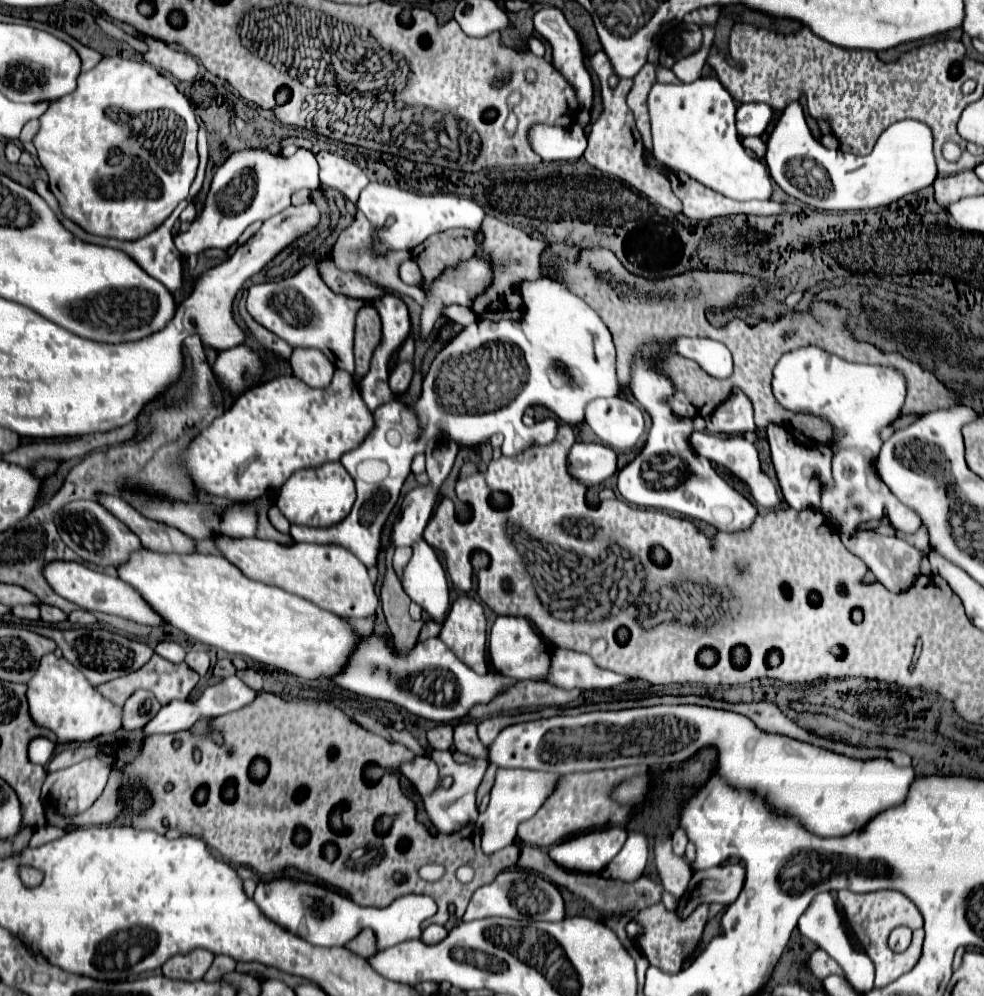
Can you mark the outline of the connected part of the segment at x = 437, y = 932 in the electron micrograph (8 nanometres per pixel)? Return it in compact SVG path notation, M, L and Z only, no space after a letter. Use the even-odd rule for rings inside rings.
M430 925L430 927L426 927L424 931L422 931L422 941L424 943L428 943L428 945L434 945L434 943L438 943L438 941L442 941L444 937L448 935L448 931L442 927L442 925Z

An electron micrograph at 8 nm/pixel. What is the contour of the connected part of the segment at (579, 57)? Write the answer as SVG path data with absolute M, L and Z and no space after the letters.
M544 7L540 11L534 13L532 17L532 23L534 23L534 29L536 33L546 39L552 47L552 65L566 77L566 81L570 81L572 89L576 91L576 97L578 97L578 103L580 103L580 109L592 109L592 97L594 97L594 85L592 85L592 77L590 77L590 71L584 63L584 53L582 53L582 43L576 35L576 31L568 25L566 17L562 15L560 9L556 7Z

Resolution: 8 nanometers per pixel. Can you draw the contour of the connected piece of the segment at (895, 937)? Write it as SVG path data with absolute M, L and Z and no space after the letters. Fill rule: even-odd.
M896 927L896 929L890 933L888 945L890 945L890 949L892 949L894 953L902 953L902 951L908 949L910 941L912 941L912 929L908 929L908 927Z

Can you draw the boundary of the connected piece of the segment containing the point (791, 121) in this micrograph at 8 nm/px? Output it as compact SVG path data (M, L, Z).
M790 103L768 137L766 163L772 179L788 195L820 211L876 209L930 187L938 175L932 129L922 121L906 119L890 125L882 135L886 137L880 137L874 151L866 157L838 149L830 151L812 137L800 105Z

